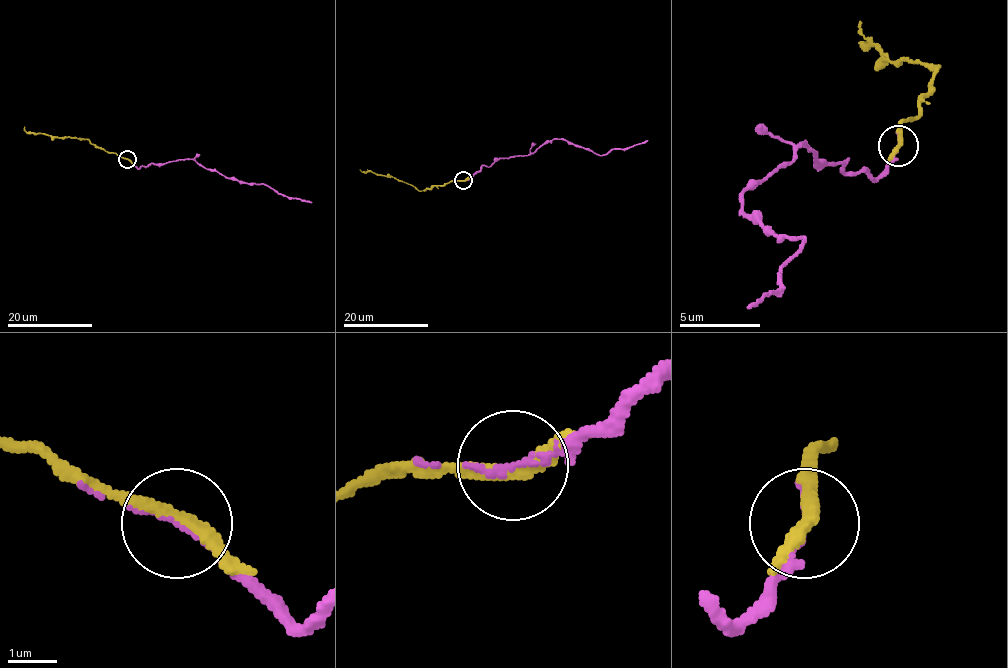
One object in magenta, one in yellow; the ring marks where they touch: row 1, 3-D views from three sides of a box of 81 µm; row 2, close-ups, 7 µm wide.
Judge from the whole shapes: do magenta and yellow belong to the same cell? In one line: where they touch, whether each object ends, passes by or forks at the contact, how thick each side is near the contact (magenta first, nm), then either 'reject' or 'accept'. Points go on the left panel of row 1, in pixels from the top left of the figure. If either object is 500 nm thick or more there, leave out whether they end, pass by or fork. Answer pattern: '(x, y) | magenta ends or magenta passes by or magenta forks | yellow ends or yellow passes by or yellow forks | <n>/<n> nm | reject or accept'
(127, 159) | magenta ends | yellow passes by | 130/280 nm | accept

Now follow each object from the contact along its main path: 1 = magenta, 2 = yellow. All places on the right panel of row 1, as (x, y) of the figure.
1: (899, 144), (875, 177), (802, 144), (742, 193), (766, 233), (802, 237), (778, 285), (746, 305)
2: (899, 144), (899, 124), (919, 112), (939, 68), (887, 60), (875, 44), (863, 44), (859, 19)

